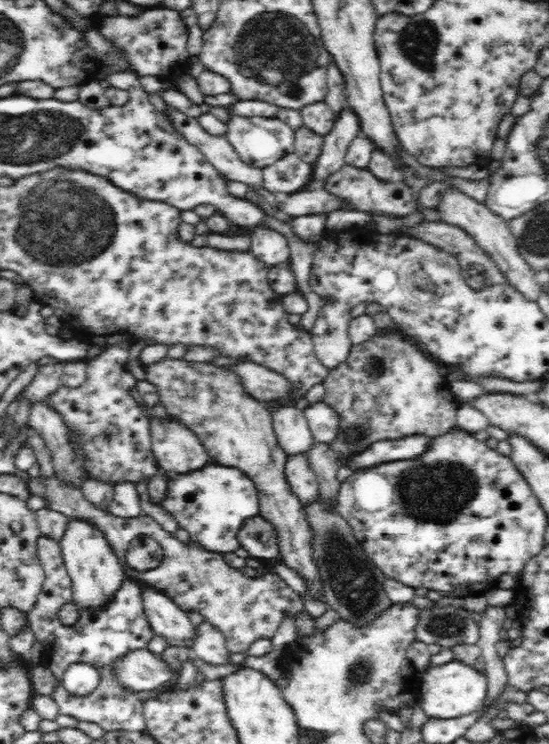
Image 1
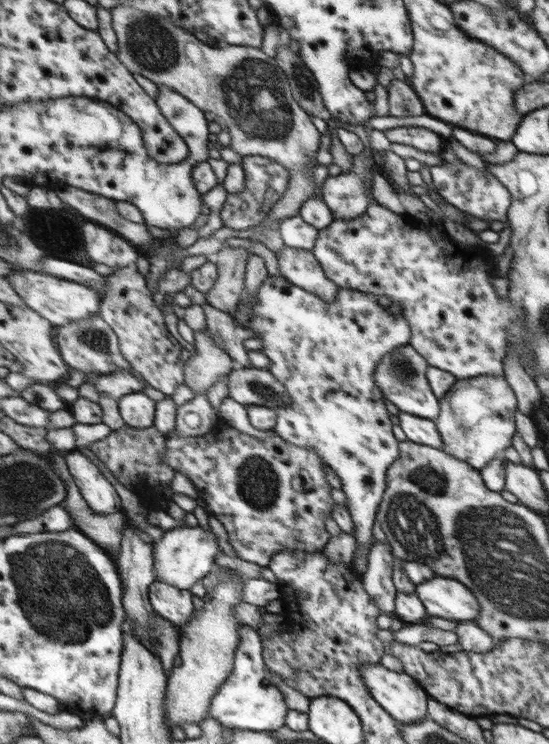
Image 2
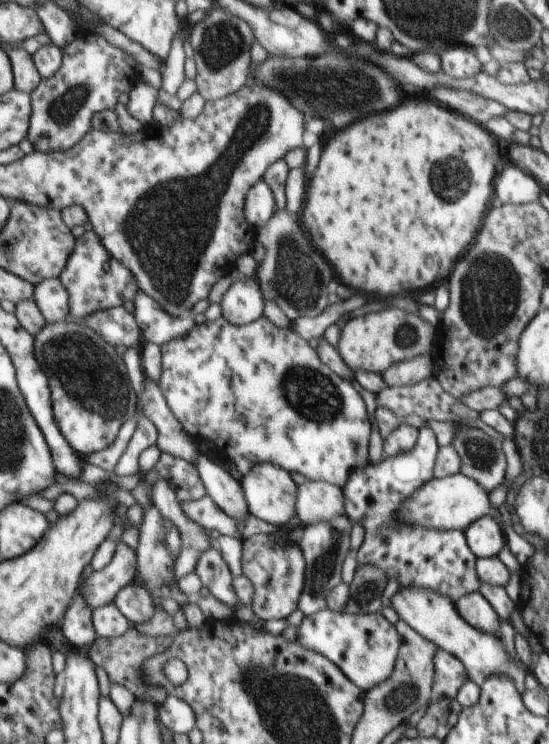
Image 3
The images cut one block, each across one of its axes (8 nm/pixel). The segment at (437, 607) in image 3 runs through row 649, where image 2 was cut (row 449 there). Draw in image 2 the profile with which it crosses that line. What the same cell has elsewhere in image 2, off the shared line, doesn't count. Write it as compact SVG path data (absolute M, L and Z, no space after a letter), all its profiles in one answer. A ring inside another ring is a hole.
M504 375L456 379L439 402L440 412L432 421L441 436L442 452L454 460L479 471L512 446L515 437L513 415L518 405L516 394Z

